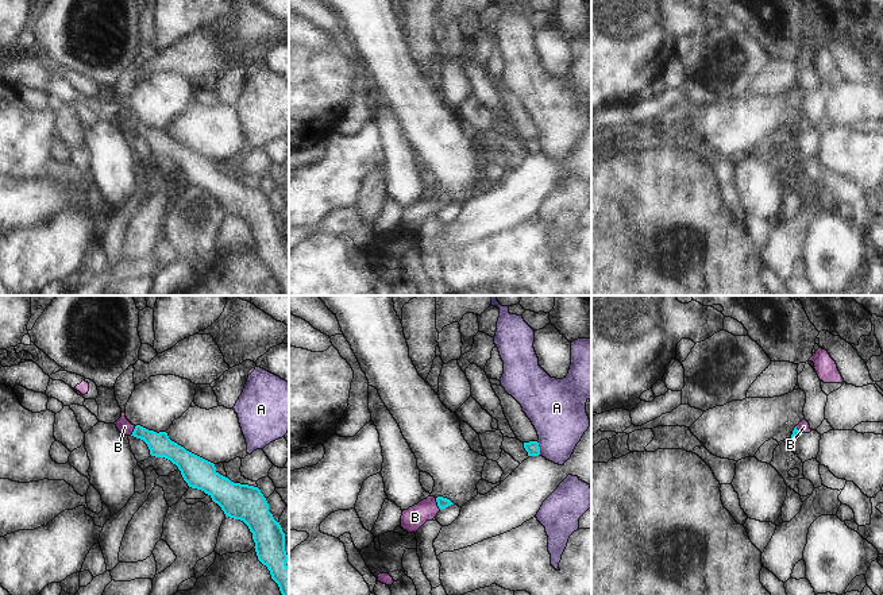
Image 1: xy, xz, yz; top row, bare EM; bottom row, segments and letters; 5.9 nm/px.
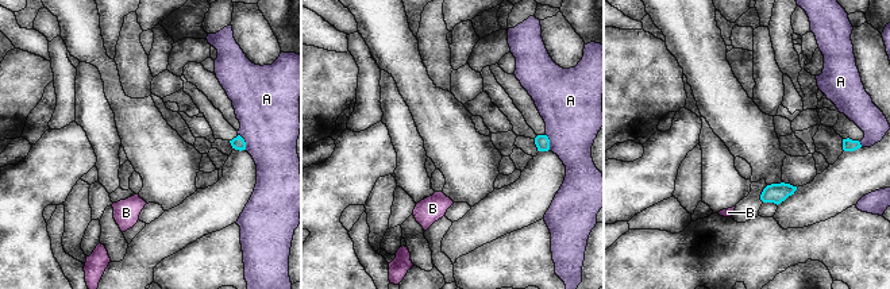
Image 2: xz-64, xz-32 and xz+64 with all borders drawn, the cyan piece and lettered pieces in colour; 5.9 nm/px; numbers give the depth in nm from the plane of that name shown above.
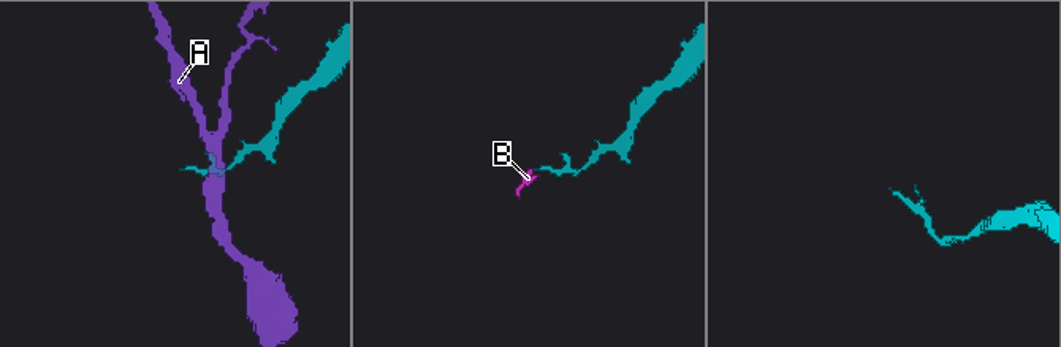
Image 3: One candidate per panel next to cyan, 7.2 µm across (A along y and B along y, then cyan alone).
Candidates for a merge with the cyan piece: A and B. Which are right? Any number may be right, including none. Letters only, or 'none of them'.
B

